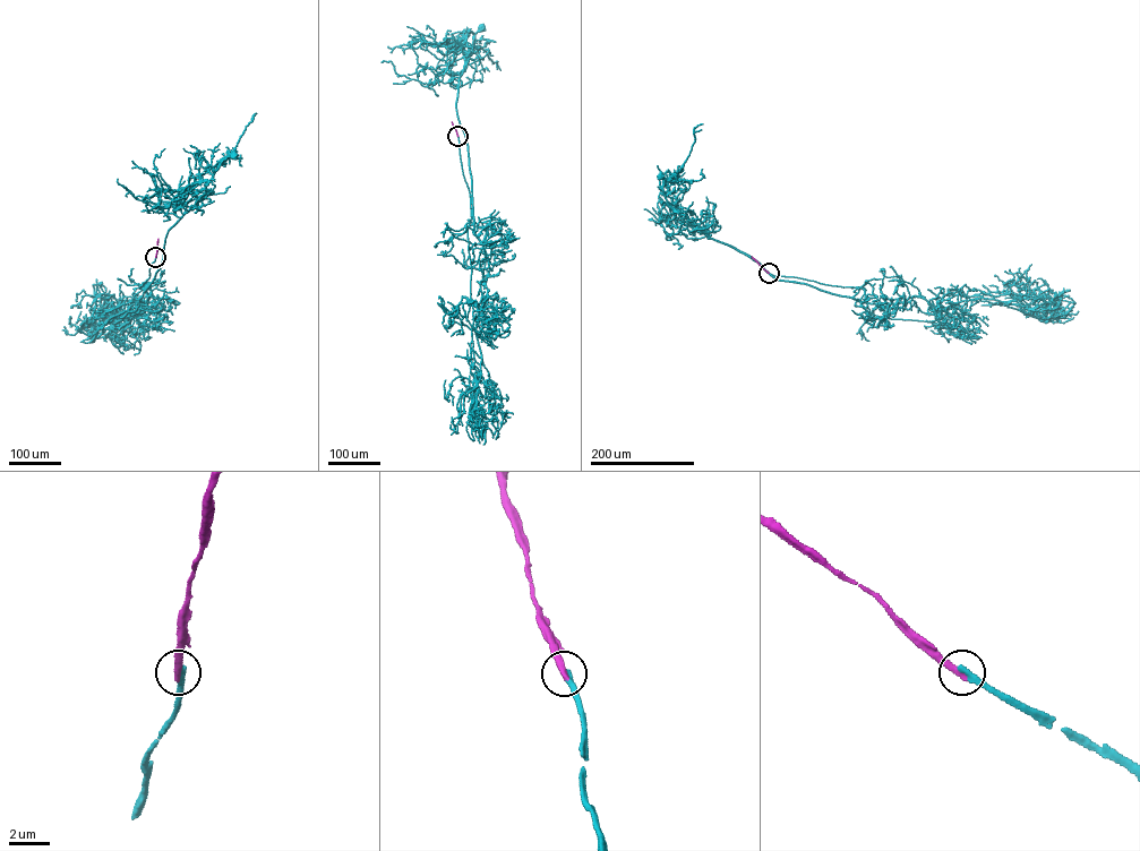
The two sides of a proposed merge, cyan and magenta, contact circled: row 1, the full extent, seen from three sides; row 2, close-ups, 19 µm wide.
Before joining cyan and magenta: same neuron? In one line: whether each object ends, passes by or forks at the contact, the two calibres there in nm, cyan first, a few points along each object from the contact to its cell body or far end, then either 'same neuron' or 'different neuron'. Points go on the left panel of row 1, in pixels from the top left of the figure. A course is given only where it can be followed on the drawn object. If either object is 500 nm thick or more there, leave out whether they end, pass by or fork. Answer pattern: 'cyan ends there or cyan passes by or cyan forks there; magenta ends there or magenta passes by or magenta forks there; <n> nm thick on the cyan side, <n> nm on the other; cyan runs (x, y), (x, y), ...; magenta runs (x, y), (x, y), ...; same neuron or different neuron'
cyan ends there; magenta ends there; 320 nm thick on the cyan side, 380 nm on the other; cyan runs (155, 257), (143, 283), (146, 285), (144, 292), (161, 267), (169, 230), (204, 194), (220, 163), (233, 155); magenta runs (155, 257), (157, 239); same neuron

